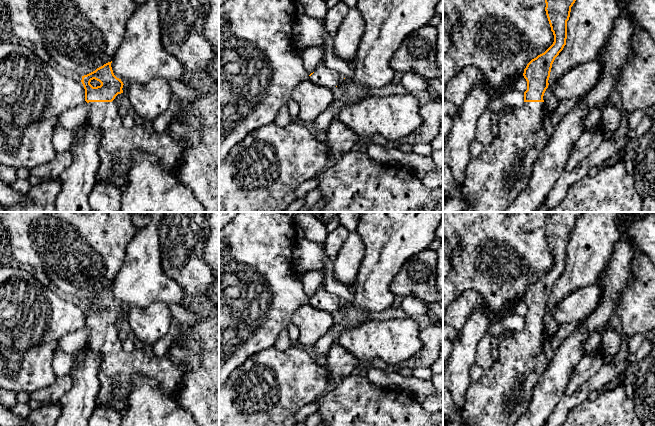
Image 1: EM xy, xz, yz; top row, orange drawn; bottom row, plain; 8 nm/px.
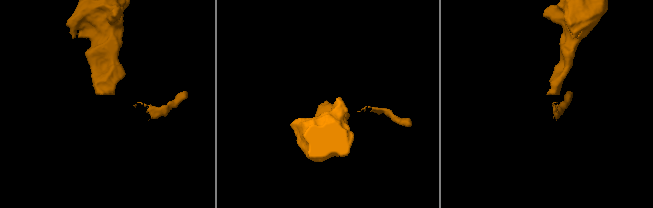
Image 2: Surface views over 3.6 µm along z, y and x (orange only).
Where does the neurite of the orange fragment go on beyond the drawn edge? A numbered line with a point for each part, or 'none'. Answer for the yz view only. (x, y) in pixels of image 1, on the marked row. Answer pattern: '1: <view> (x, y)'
1: yz (494, 179)

